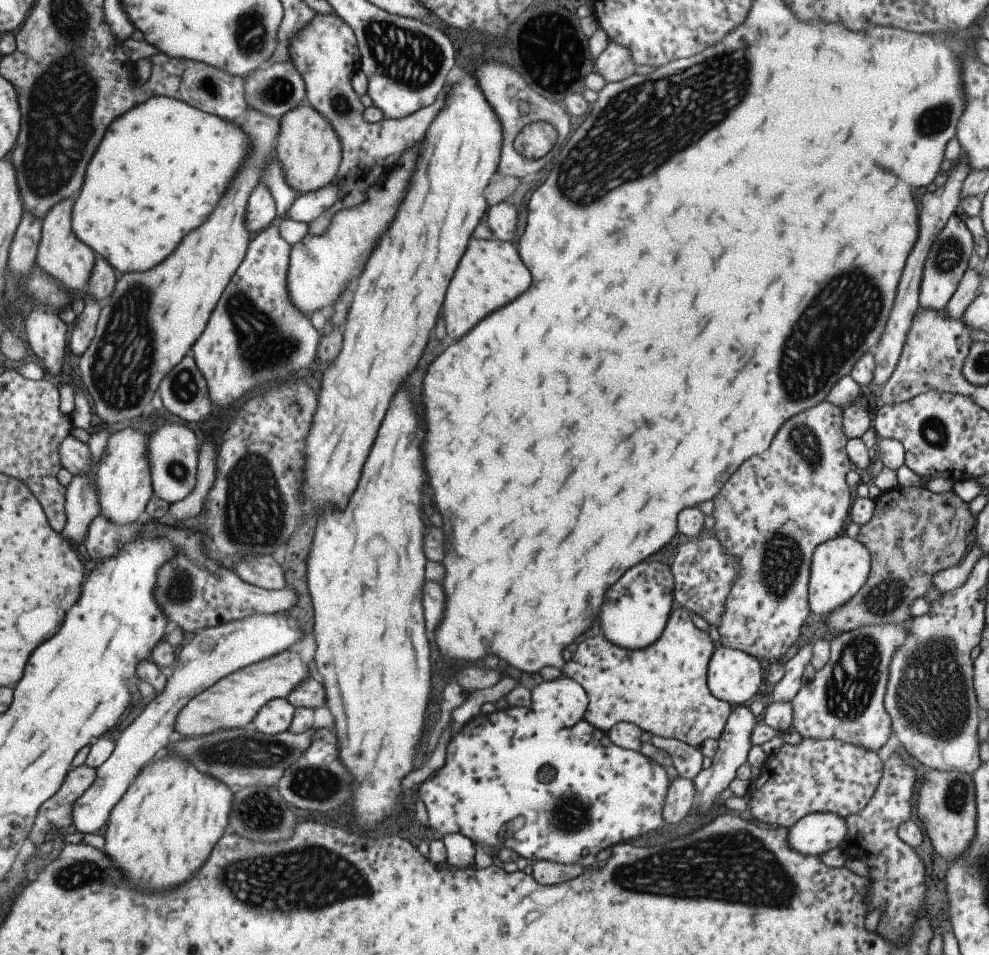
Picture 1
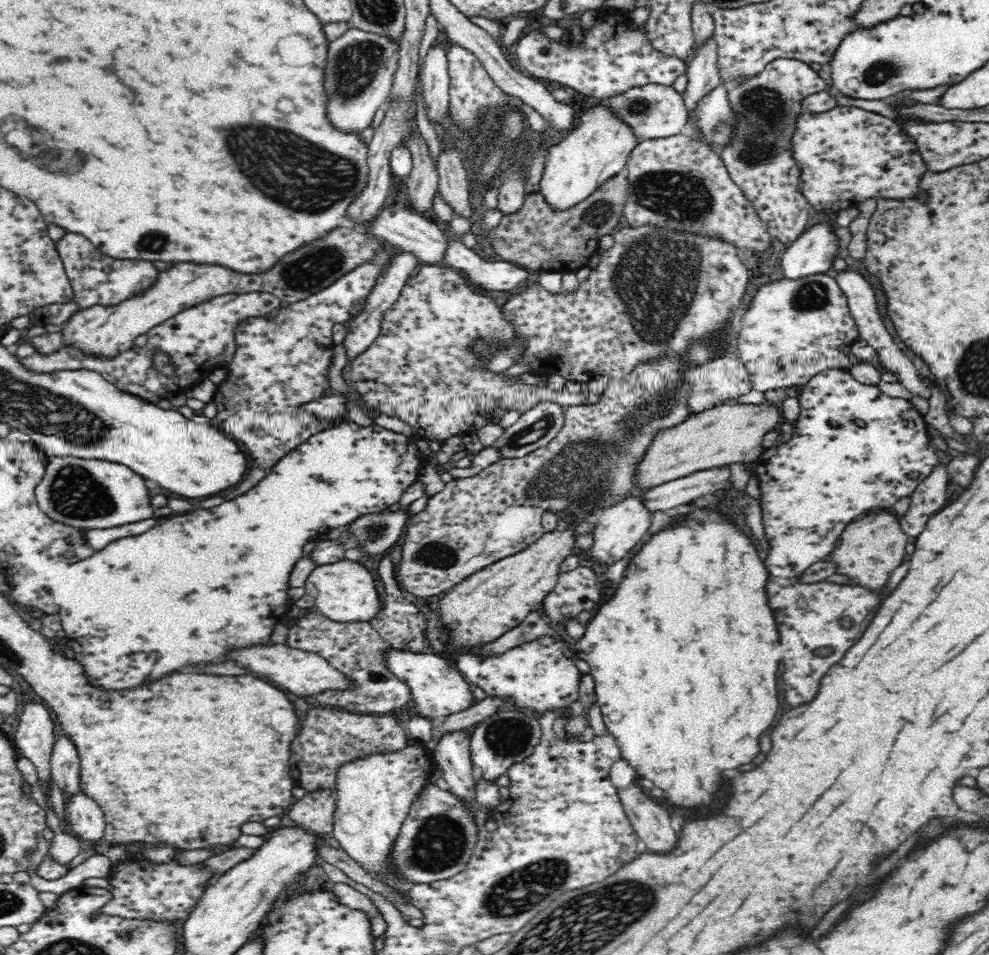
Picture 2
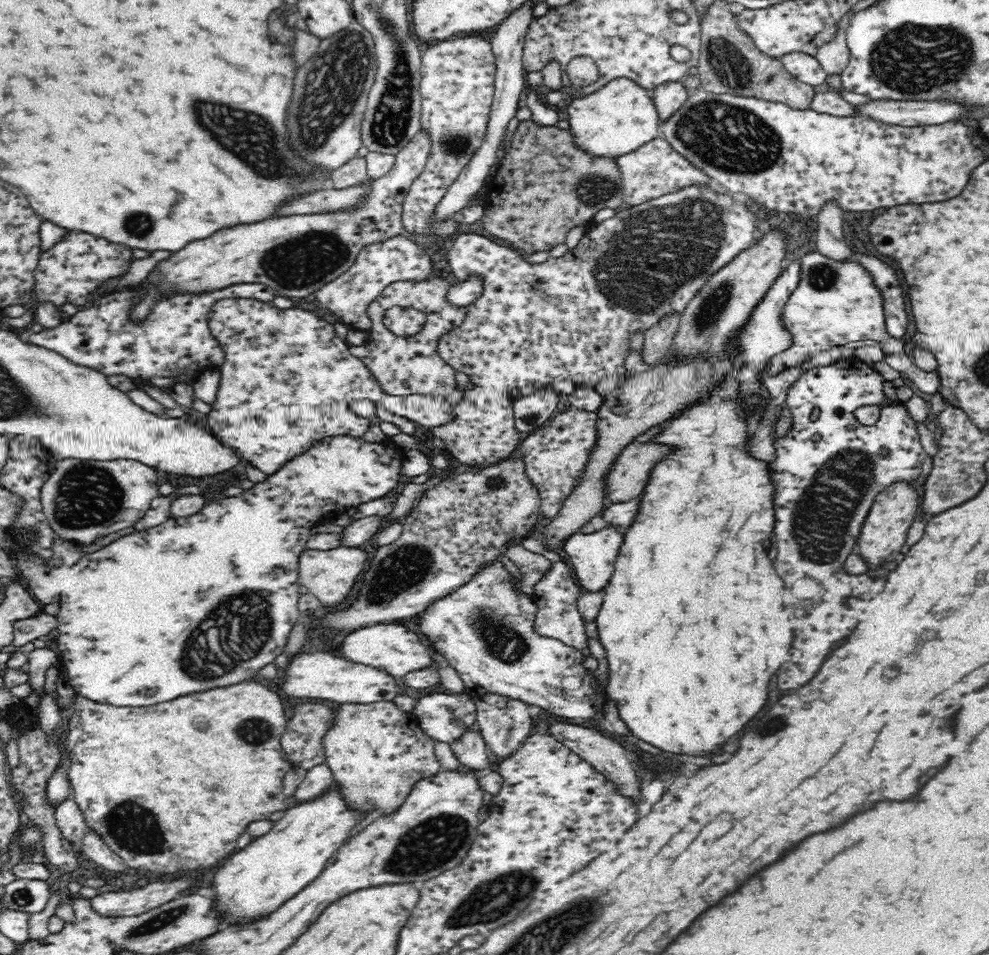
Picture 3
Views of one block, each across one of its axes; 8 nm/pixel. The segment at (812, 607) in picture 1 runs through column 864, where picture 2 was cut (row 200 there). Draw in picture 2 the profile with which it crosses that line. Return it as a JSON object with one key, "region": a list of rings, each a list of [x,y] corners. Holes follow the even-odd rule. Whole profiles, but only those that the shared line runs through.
{"region":[[[605,103],[577,110],[574,128],[560,142],[552,143],[548,148],[539,191],[553,210],[570,208],[586,196],[591,196],[602,182],[626,167],[631,152],[639,142],[634,131]]]}

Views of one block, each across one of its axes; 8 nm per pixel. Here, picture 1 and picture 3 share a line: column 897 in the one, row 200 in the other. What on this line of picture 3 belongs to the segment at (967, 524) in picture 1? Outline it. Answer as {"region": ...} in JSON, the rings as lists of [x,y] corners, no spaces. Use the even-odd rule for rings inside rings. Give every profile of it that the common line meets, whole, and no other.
{"region":[[[534,119],[520,121],[514,130],[505,158],[492,172],[486,190],[486,207],[480,224],[496,238],[508,240],[526,256],[533,250],[546,250],[564,244],[568,230],[579,224],[588,226],[600,208],[620,208],[623,188],[621,174],[614,157],[594,155],[574,143],[572,131],[557,125],[542,125]]]}

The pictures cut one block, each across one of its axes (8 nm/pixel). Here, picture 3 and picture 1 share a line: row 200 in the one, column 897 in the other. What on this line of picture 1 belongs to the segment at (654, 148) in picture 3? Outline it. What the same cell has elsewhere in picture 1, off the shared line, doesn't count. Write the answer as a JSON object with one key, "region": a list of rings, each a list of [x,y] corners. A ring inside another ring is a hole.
{"region":[[[900,624],[867,625],[848,632],[838,633],[829,638],[830,653],[827,662],[814,673],[813,678],[801,686],[790,700],[792,708],[791,726],[801,739],[837,739],[861,747],[866,751],[876,751],[887,742],[890,729],[889,716],[885,714],[881,700],[888,676],[888,662],[893,651],[904,643],[908,631]]]}

